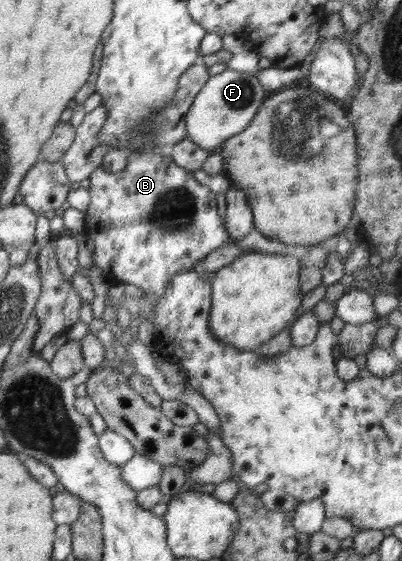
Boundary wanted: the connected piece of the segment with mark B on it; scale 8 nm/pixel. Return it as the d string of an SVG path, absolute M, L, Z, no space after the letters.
M151 149L135 151L128 153L127 165L121 172L105 172L105 169L99 166L91 173L89 178L90 204L88 205L89 208L86 210L86 224L83 233L92 241L94 267L101 270L103 276L105 276L111 284L130 284L142 287L143 291L149 293L149 297L154 301L155 305L163 299L163 295L165 295L165 291L167 291L167 286L171 283L171 277L179 275L181 271L193 271L200 259L207 257L211 251L230 241L231 237L229 233L227 233L226 222L223 220L223 217L220 216L220 213L217 212L217 193L199 183L191 171L187 171L179 167L176 163L173 163L171 156L161 156Z

